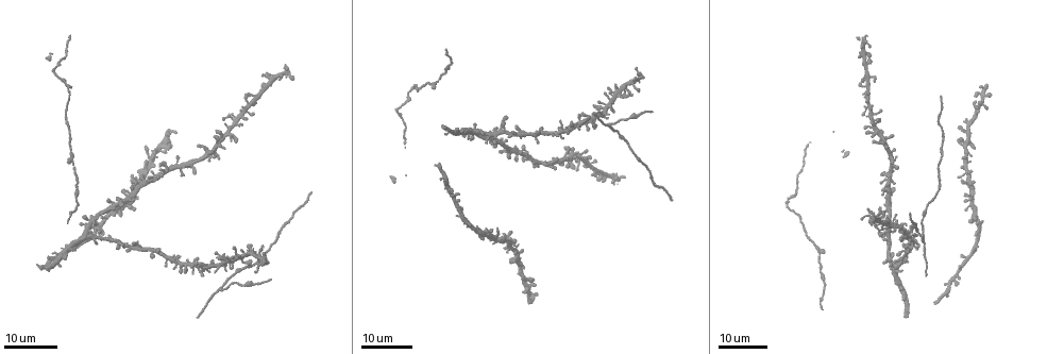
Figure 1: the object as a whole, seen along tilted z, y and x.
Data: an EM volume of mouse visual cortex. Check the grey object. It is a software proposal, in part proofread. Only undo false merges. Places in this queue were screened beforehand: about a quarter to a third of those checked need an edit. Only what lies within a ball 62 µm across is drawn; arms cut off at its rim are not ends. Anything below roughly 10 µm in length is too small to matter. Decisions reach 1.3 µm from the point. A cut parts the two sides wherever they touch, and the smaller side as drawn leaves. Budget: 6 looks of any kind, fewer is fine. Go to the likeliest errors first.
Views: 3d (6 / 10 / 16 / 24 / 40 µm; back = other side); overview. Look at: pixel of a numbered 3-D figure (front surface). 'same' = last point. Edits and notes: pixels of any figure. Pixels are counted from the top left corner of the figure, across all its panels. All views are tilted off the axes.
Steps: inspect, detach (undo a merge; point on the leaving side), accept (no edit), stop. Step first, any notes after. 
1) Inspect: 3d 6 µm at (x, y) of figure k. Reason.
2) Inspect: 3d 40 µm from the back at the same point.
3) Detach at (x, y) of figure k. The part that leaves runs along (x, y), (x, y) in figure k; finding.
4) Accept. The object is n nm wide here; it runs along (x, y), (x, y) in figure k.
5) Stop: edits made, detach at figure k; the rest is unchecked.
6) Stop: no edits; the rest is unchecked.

Inspect: 3d 16 µm at (611, 125) of figure 1. Two arms in line, one across.

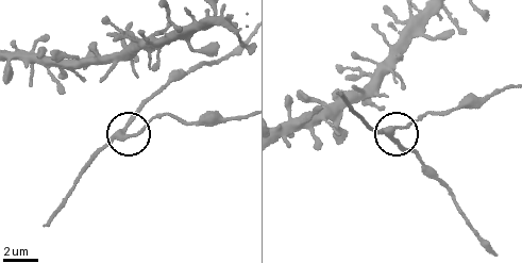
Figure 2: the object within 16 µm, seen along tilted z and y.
Inspect: 3d 10 µm at (399, 126) of figure 2.

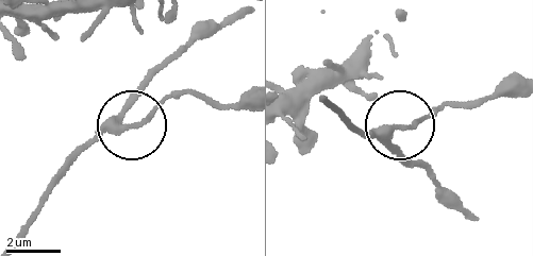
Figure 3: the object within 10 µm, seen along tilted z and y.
Accept. 3 arms meet here; all the same neuron.

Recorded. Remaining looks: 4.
Inspect: 3d 24 µm at (223, 264) of figure 1. Branch point.

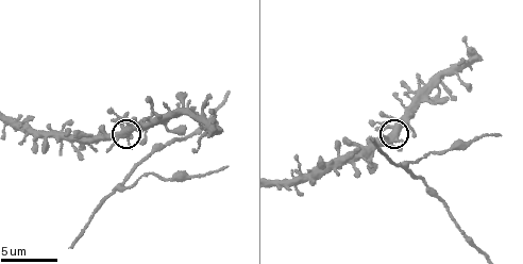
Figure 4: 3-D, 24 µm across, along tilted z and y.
Inspect: 3d 10 µm at (128, 137) of figure 4. Closer look.

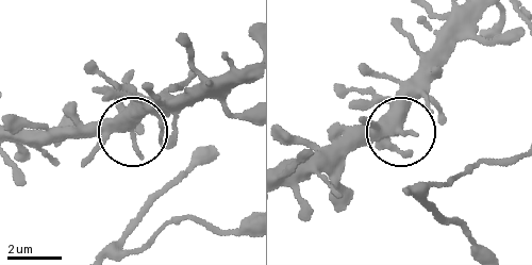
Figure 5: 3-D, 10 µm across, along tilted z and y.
Accept. 3 arms meet here; it runs along (291, 182), (400, 131), (402, 90), (413, 77) in figure 5; all the same neuron.

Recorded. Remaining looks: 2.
Inspect: 3d 16 µm at (812, 245) of figure 1. Thick turns thin.

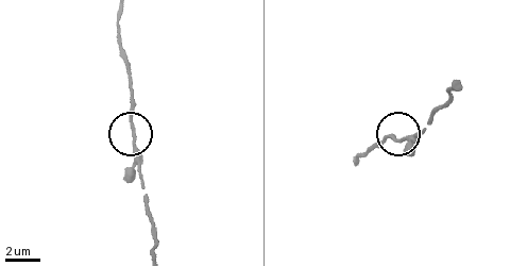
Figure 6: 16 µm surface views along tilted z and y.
Inspect: 3d 6 µm at (401, 138) of figure 6.

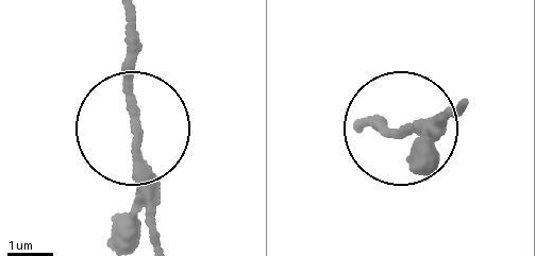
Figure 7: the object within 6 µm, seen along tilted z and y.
Accept. The object is 200 nm wide here; one neuron here.

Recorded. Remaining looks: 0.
Stop: no edits; the rest is unchecked.

